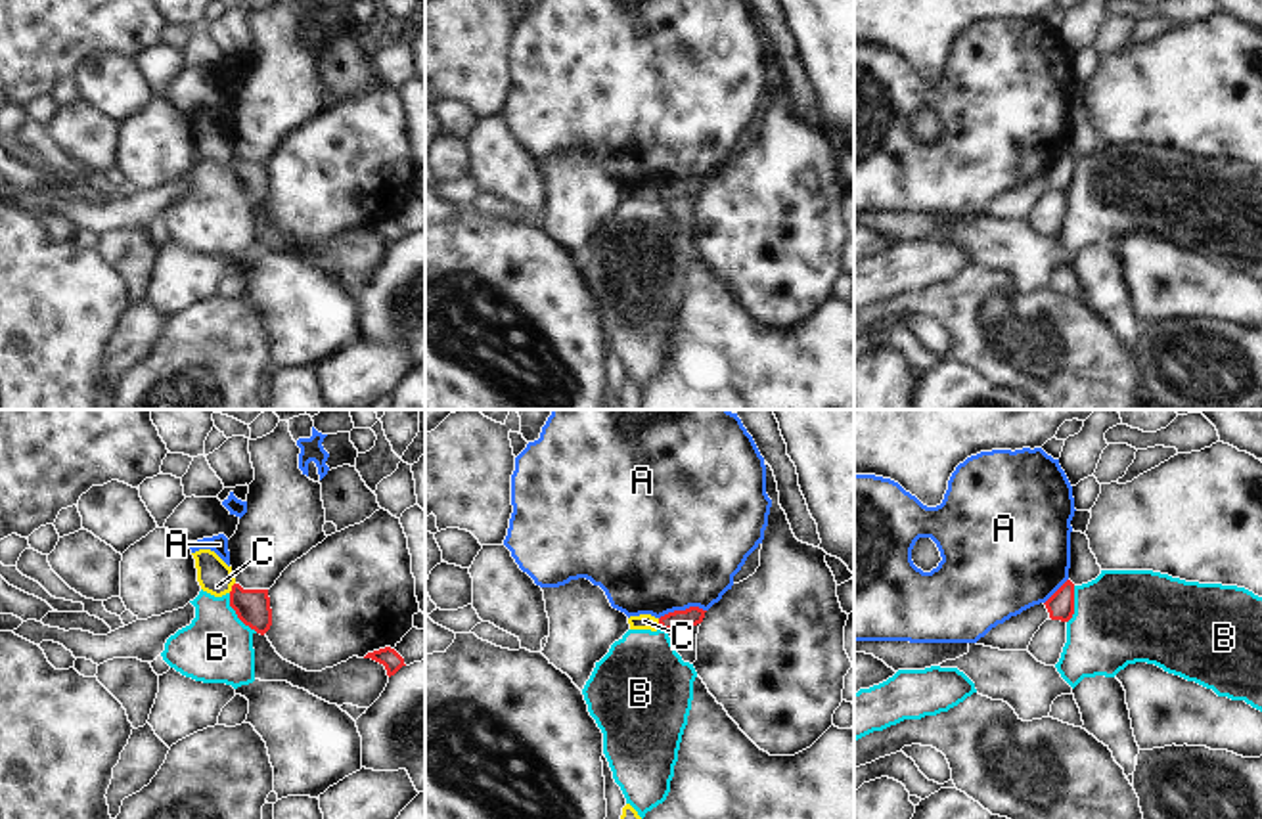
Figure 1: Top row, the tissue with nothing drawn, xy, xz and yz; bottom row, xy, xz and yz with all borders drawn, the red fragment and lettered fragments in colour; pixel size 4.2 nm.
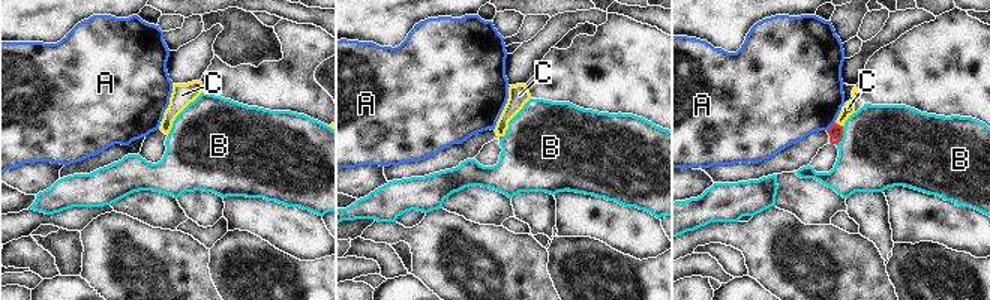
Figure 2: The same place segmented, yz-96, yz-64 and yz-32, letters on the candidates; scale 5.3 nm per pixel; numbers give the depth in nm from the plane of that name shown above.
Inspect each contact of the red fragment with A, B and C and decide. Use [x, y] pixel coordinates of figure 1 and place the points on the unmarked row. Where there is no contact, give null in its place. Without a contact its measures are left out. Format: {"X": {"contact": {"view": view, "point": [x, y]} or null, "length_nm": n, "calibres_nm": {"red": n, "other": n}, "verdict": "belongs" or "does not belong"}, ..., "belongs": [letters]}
{"A": {"contact": {"view": "xz", "point": [682, 182]}, "length_nm": 200, "calibres_nm": {"red": 80, "other": 480}, "verdict": "does not belong"}, "B": {"contact": {"view": "xy", "point": [236, 184]}, "length_nm": 200, "calibres_nm": {"red": 140, "other": 300}, "verdict": "does not belong"}, "C": {"contact": {"view": "xz", "point": [659, 194]}, "length_nm": 50, "calibres_nm": {"red": 80, "other": 60}, "verdict": "does not belong"}, "belongs": []}

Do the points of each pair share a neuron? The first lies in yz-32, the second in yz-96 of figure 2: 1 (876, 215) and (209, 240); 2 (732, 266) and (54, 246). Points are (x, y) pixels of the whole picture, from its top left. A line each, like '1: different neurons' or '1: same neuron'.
1: different neurons
2: different neurons

